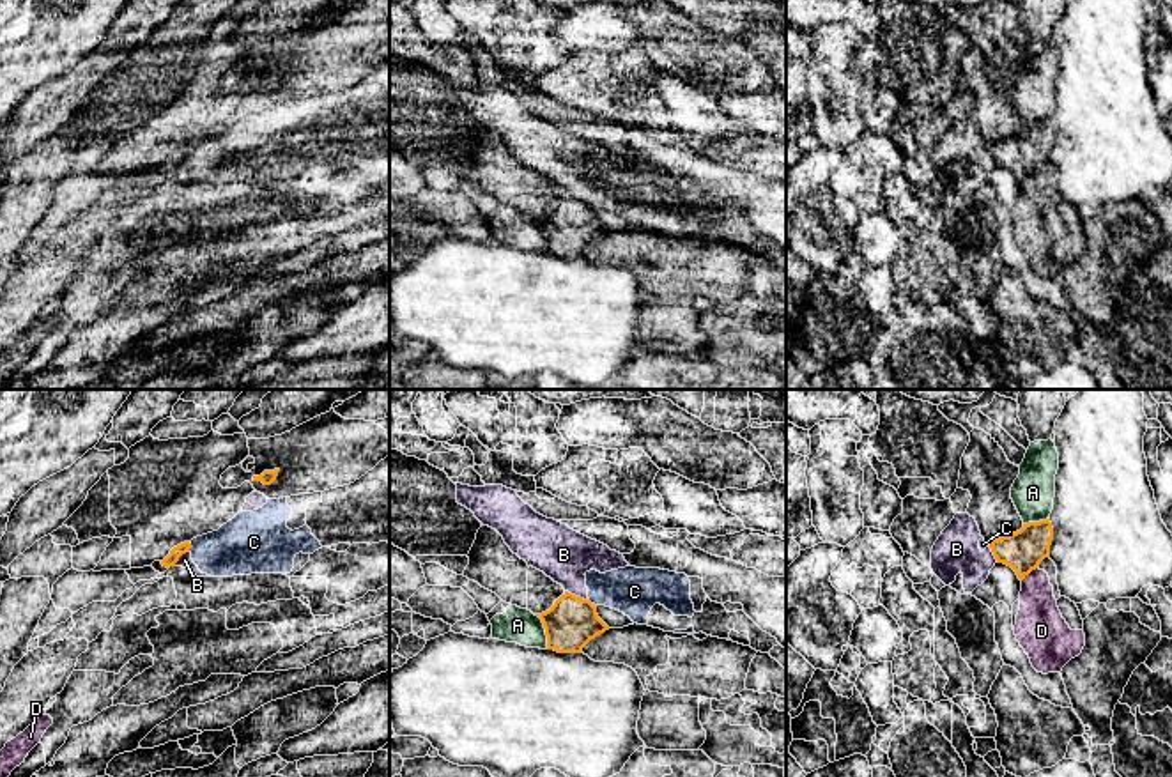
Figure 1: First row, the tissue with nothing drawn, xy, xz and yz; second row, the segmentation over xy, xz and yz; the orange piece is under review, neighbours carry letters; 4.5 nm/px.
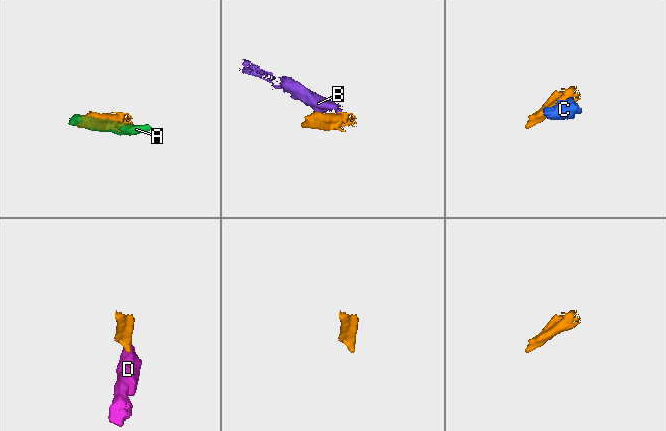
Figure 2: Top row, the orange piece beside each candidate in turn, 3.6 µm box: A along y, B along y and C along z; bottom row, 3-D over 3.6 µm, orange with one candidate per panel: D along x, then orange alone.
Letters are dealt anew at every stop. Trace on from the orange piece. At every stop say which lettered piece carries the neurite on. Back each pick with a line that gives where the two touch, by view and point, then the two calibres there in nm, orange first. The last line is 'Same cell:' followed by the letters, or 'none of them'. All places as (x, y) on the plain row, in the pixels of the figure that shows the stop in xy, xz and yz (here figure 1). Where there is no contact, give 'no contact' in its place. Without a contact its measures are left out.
Same cell: none of them

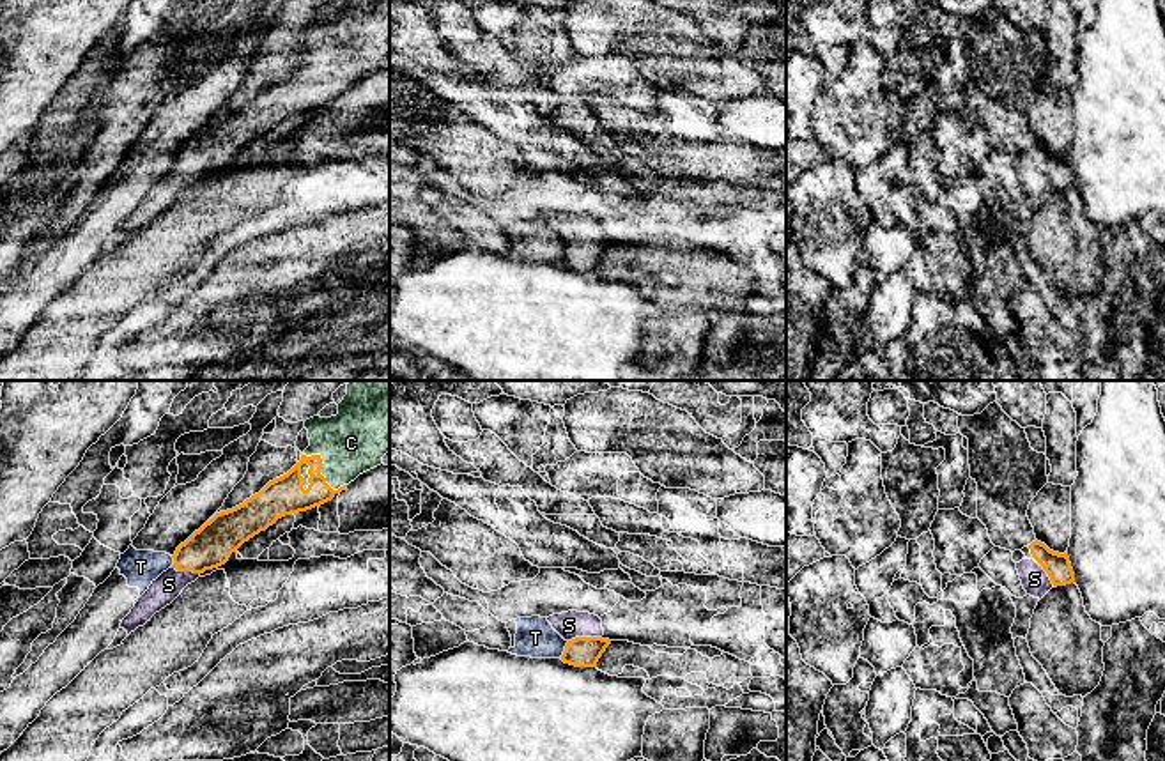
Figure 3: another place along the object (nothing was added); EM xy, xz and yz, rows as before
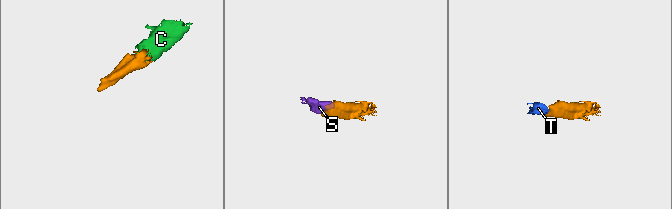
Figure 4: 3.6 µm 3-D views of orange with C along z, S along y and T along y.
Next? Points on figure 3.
C: xy (319, 75) | 180/300 nm
S: xz (585, 241) | 140/120 nm
Same cell: C, S

